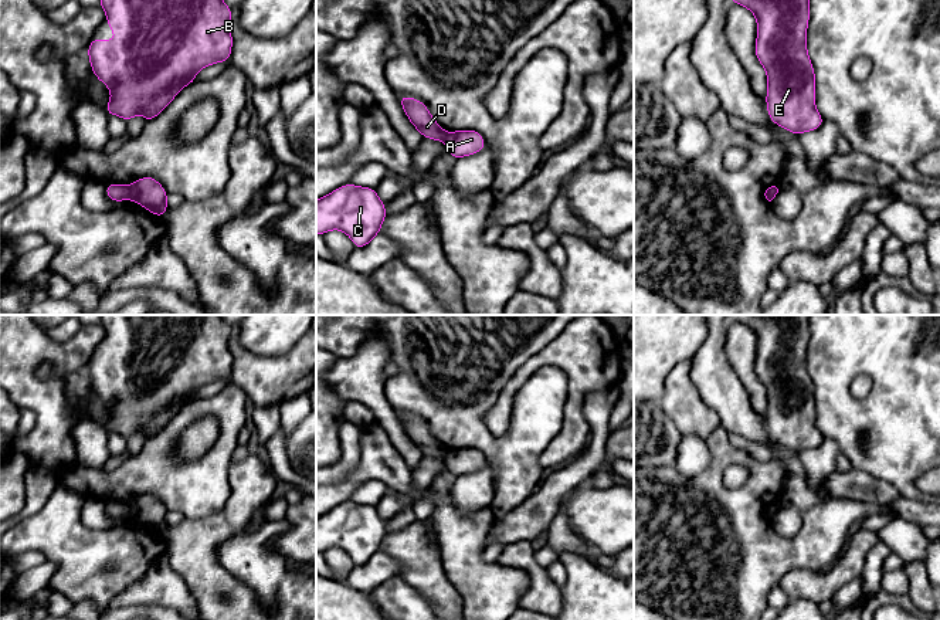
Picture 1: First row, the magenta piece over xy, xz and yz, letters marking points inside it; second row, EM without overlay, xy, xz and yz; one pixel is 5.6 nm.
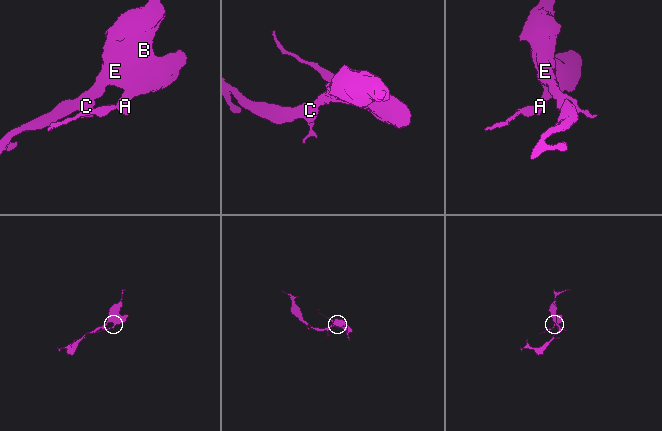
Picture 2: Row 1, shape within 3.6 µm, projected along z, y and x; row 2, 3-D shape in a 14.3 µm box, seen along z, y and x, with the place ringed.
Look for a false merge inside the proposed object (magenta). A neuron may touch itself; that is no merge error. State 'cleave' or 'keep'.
cleave

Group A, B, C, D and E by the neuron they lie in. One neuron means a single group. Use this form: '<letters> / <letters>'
A B C E / D

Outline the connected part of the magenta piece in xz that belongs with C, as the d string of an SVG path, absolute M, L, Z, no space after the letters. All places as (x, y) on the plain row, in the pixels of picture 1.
M347 501L316 518L316 553L340 548L350 555L354 566L363 566L380 550L386 535L386 522L379 516L376 506Z

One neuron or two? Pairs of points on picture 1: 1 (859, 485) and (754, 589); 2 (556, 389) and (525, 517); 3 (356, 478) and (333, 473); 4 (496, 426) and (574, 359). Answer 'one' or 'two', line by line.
1: two
2: two
3: two
4: one

